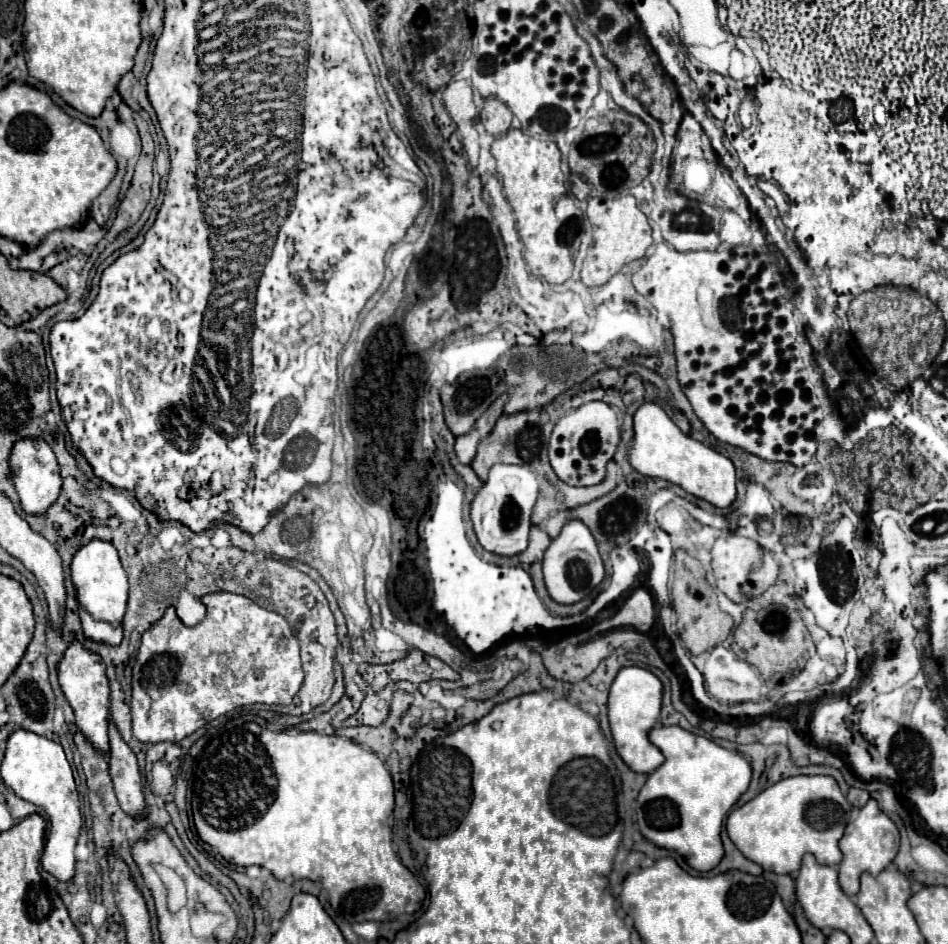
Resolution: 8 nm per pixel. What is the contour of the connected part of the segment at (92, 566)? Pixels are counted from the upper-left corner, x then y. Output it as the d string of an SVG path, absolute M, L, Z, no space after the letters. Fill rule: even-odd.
M92 539L88 545L84 545L72 559L72 581L80 603L80 621L84 637L94 643L116 647L124 637L122 619L128 601L128 581L114 545L100 539Z

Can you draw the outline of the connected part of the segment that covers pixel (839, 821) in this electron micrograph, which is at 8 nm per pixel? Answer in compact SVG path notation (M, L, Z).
M798 775L778 781L776 785L768 787L760 795L756 795L746 805L734 809L726 819L726 831L732 843L754 863L758 863L762 869L778 873L778 875L796 875L798 867L802 863L802 857L806 853L812 853L818 863L836 867L842 861L842 853L838 847L838 841L844 835L848 815L852 813L852 803L842 795L838 783L834 777L828 775Z

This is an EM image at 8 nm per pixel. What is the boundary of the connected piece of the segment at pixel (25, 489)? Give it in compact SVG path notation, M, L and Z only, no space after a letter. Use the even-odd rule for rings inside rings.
M22 439L22 441L18 441L12 449L10 469L12 469L12 479L16 485L22 509L30 515L44 515L62 491L60 467L58 467L56 455L50 449L50 445L44 439Z

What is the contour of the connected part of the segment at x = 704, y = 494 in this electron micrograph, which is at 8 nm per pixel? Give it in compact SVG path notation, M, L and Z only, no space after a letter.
M644 403L634 413L630 465L646 477L658 477L680 485L686 493L692 493L716 507L728 507L736 499L736 469L732 461L690 435L684 435L656 403Z

